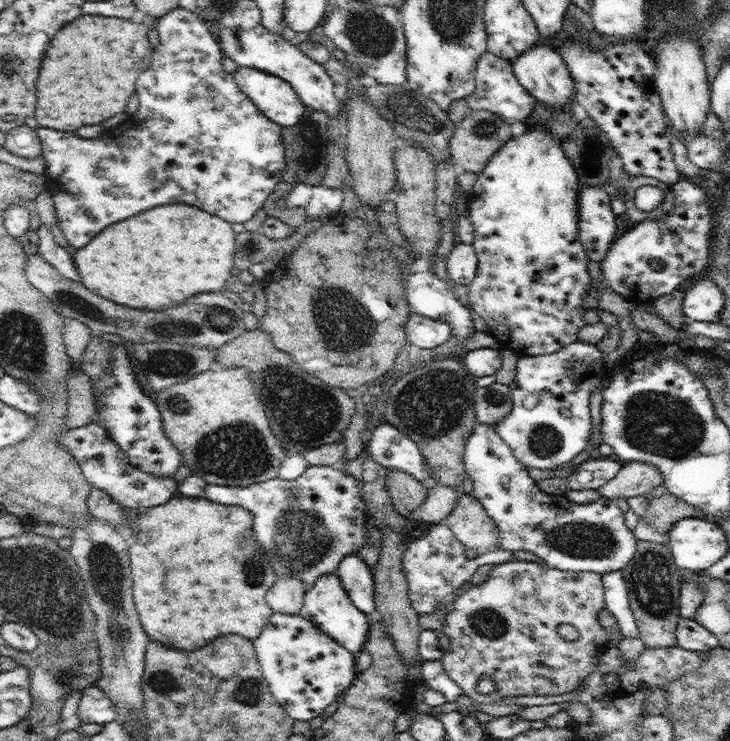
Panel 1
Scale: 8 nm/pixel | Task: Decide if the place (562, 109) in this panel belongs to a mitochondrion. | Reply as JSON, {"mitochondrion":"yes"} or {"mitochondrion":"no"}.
{"mitochondrion":"no"}

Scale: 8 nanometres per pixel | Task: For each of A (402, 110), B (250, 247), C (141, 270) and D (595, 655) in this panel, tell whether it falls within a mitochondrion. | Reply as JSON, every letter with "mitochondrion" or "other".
{"A":"mitochondrion","B":"other","C":"other","D":"other"}

